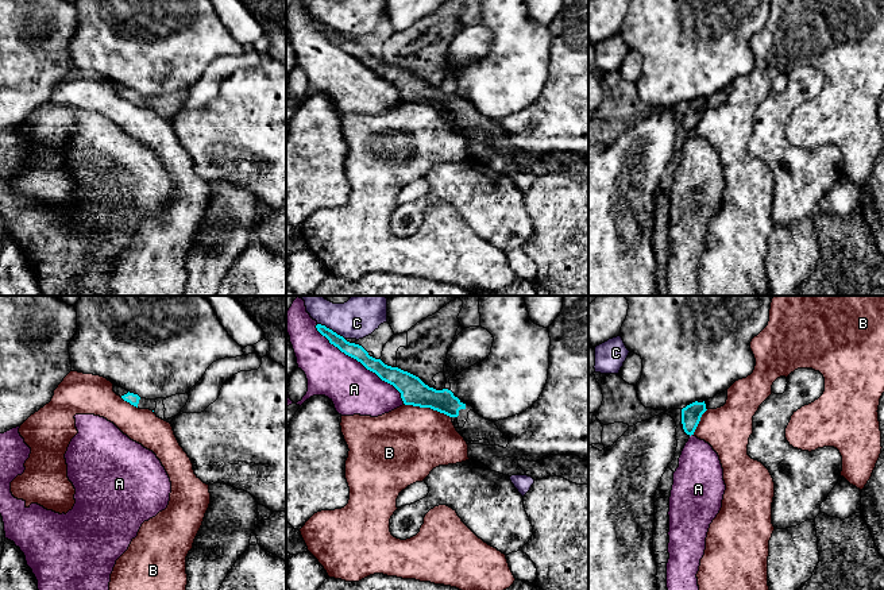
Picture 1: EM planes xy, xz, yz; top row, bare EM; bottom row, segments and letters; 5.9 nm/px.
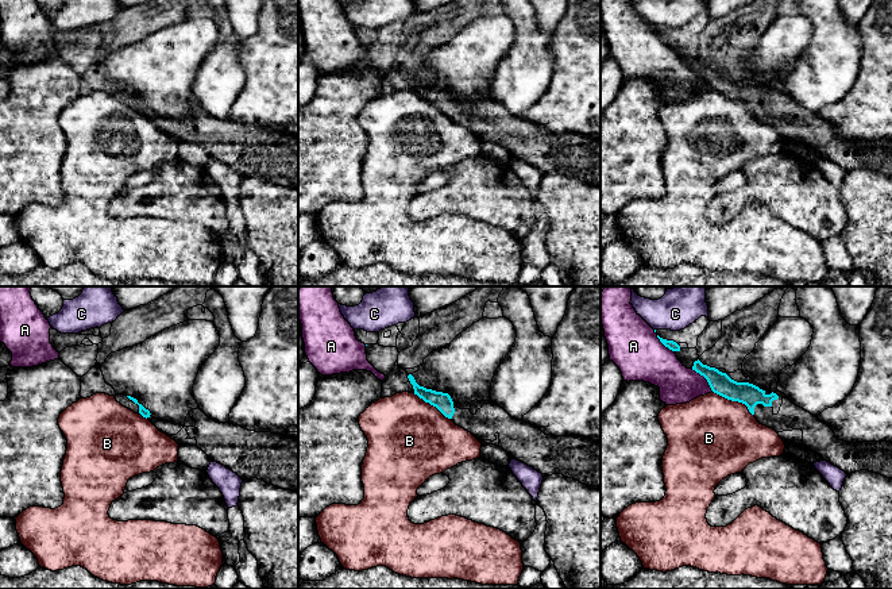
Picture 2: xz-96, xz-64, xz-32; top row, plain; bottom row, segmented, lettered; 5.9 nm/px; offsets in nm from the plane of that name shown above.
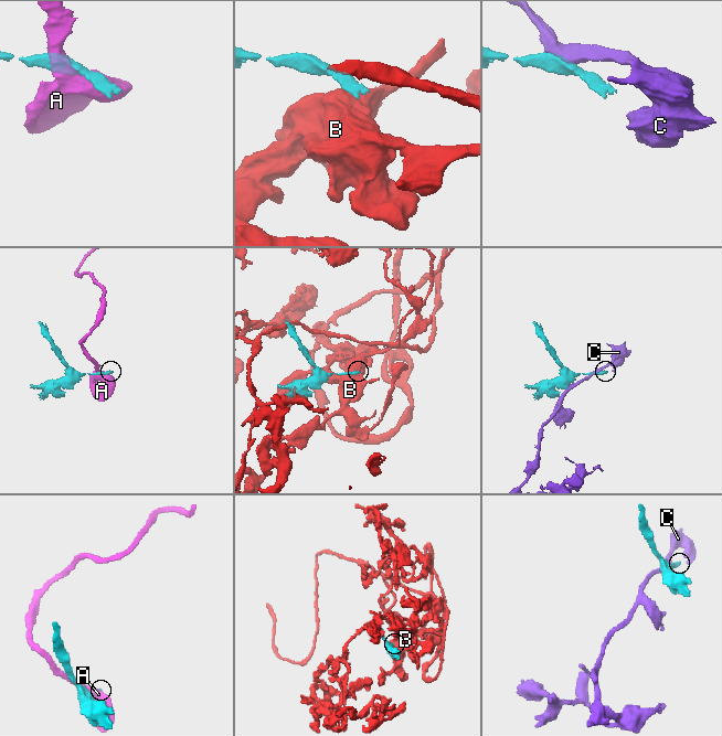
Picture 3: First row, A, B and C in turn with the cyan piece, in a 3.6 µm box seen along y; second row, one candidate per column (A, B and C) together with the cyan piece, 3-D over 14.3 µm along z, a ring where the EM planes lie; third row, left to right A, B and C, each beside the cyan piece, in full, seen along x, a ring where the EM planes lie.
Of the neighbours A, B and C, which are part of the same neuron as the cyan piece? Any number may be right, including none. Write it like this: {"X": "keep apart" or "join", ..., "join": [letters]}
{"A": "keep apart", "B": "keep apart", "C": "keep apart", "join": []}

